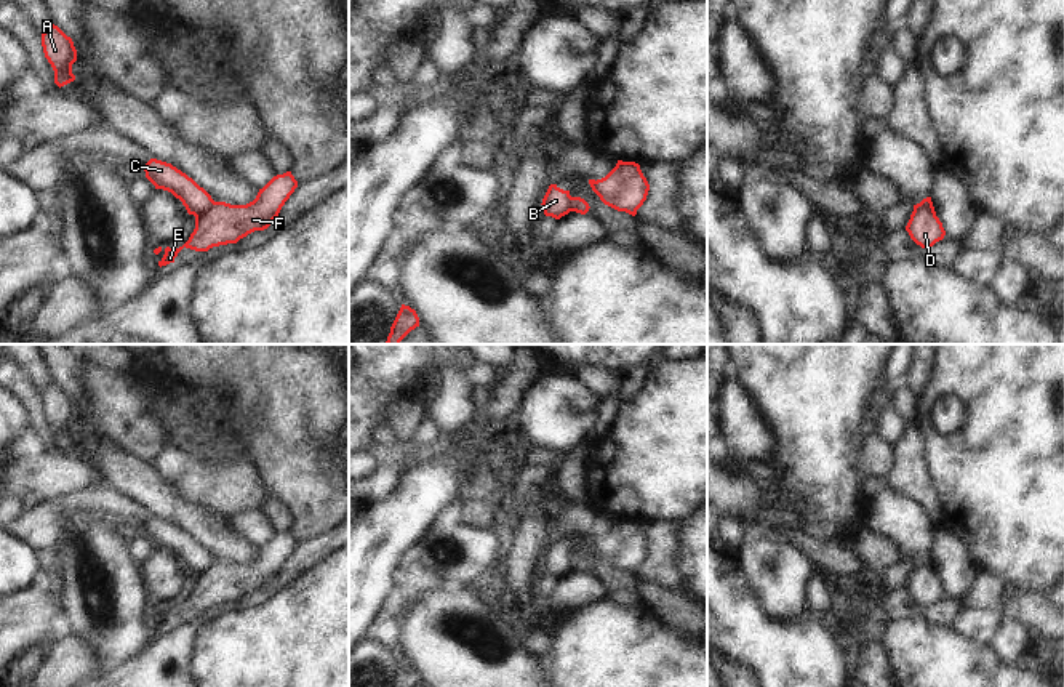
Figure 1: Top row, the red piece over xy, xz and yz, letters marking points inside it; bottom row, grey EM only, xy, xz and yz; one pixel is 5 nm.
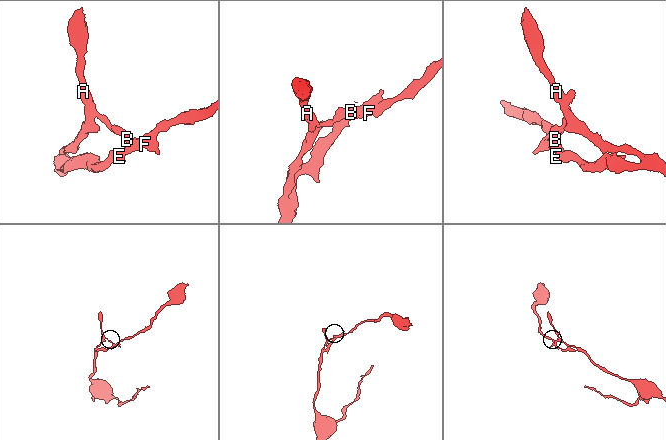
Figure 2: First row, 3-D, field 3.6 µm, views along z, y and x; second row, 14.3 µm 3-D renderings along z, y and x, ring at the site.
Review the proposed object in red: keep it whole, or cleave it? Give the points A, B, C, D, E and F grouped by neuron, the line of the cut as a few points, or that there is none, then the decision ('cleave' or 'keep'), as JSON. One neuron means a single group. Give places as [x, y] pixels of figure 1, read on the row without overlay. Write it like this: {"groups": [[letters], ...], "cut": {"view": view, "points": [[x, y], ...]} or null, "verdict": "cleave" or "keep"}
{"groups": [["A", "D", "E", "F"], ["B", "C"]], "cut": {"view": "xy", "points": [[213, 559], [205, 570], [196, 575]]}, "verdict": "cleave"}

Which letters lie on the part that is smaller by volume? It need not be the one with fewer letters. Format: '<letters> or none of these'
B, C

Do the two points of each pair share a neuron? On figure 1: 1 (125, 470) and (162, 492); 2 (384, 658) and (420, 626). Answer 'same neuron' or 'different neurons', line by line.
1: same neuron
2: different neurons

